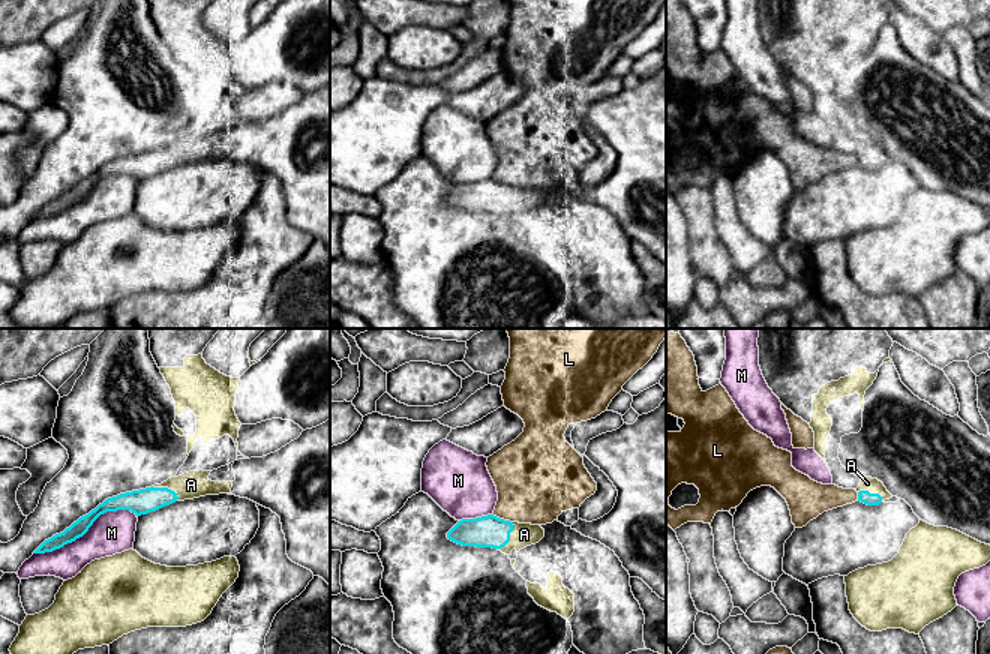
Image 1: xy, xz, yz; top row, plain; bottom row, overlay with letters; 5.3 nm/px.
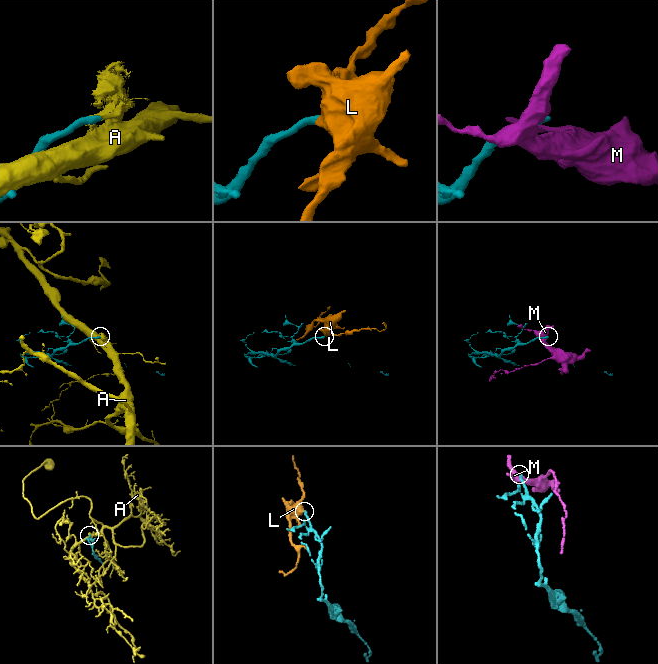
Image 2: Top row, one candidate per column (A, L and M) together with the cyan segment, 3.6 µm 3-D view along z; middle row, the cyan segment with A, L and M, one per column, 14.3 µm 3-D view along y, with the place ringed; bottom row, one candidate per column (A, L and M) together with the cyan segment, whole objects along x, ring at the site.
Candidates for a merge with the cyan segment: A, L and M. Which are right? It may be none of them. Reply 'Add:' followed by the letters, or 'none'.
Add: none

